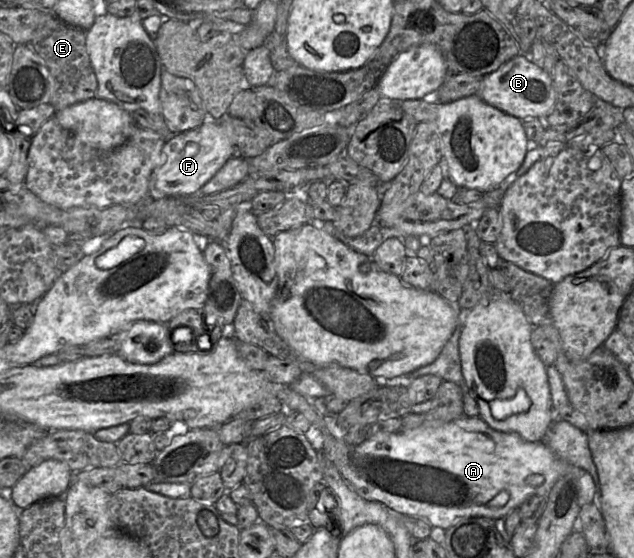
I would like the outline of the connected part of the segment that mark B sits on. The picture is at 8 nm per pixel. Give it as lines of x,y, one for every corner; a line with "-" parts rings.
523,54
485,75
478,95
487,104
520,120
545,119
553,111
557,98
552,76

